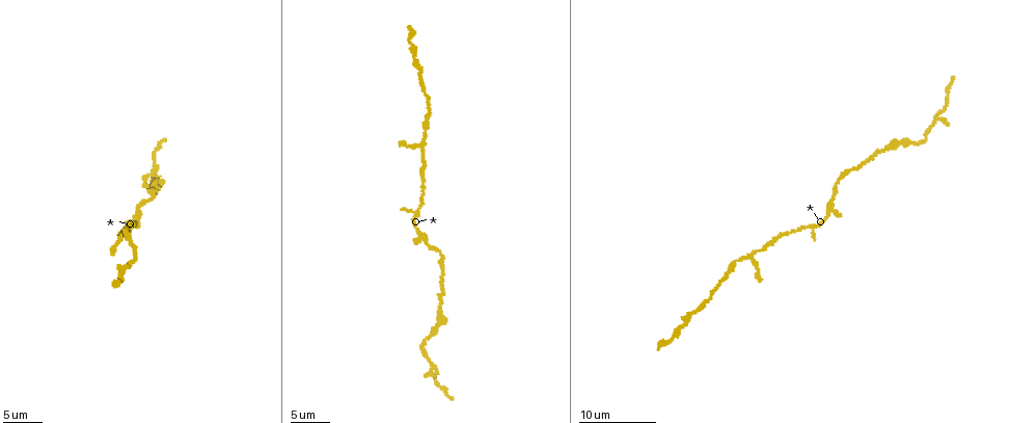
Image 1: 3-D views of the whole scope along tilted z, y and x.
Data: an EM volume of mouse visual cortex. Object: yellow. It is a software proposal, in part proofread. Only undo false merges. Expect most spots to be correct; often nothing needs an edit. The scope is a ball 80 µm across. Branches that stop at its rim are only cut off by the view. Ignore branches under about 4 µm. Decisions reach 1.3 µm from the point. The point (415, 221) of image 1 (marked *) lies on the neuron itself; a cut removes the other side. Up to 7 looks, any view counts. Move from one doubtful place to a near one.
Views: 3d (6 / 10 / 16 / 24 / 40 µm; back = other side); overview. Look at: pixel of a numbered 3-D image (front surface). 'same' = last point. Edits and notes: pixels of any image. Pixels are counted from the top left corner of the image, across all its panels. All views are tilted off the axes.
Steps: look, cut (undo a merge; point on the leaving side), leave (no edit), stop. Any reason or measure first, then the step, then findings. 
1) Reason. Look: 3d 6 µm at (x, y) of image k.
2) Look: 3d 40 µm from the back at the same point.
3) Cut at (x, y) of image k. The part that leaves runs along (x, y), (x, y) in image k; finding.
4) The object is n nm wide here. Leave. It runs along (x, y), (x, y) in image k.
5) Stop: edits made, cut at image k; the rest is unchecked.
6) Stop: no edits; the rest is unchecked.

Narrows sharply. Look: 3d 10 µm at (137, 207) of image 1.

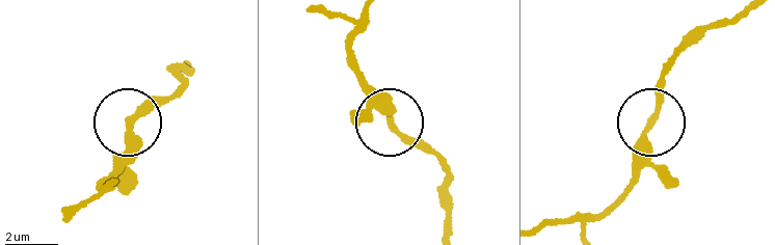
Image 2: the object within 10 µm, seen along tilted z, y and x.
Leave. It runs along (611, 203), (632, 182), (668, 59) in image 2; continuous, no second neuron.

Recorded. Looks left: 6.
Three arms meet. Look: 3d 16 µm at (809, 225) of image 1.

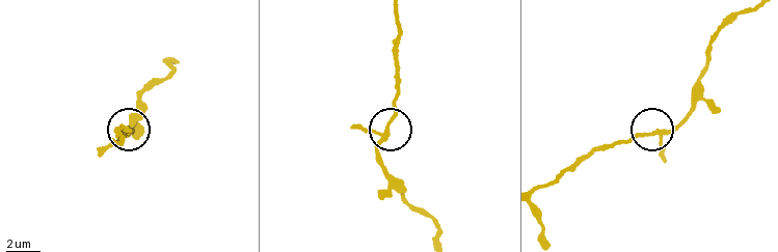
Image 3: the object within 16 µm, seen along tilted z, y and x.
Zoom in. Look: 3d 6 µm at (387, 123) of image 3.

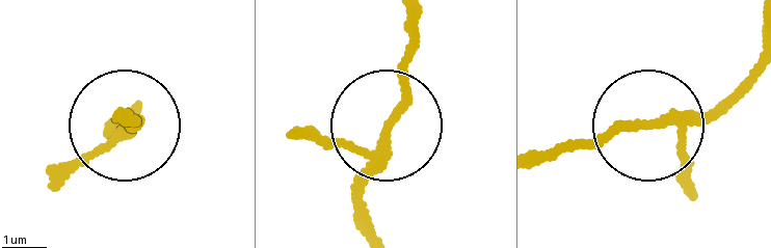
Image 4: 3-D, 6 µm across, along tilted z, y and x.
Leave. It runs along (365, 200), (420, 18) in image 4; continuous, no second neuron.

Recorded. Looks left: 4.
Thick turns thin. Look: 3d 6 µm at (696, 313) of image 1.

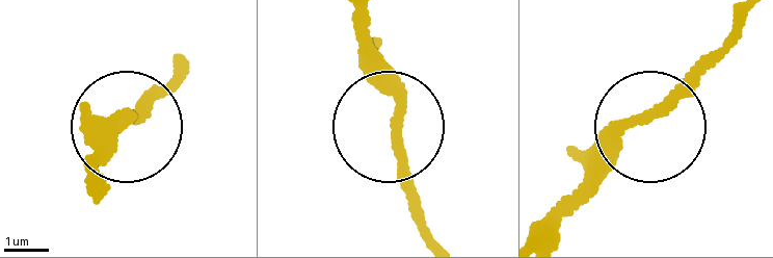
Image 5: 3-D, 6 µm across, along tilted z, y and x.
Leave. It runs along (749, 14), (615, 148), (551, 232) in image 5; continuous, no second neuron.

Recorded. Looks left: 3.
Calibre changes. Look: 3d 16 µm at (908, 143) of image 1.

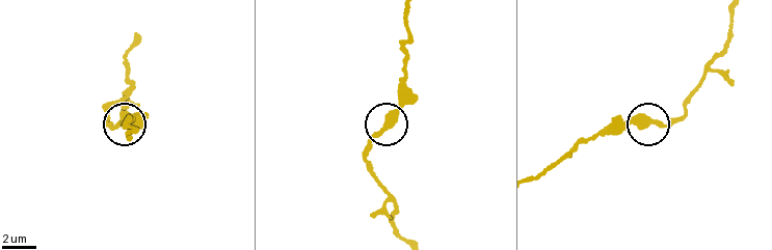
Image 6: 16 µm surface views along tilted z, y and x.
Leave. It runs along (409, 14), (399, 98), (363, 158) in image 6; one neuron here.

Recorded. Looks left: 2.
Stop: no edits; the rest is unchecked.

